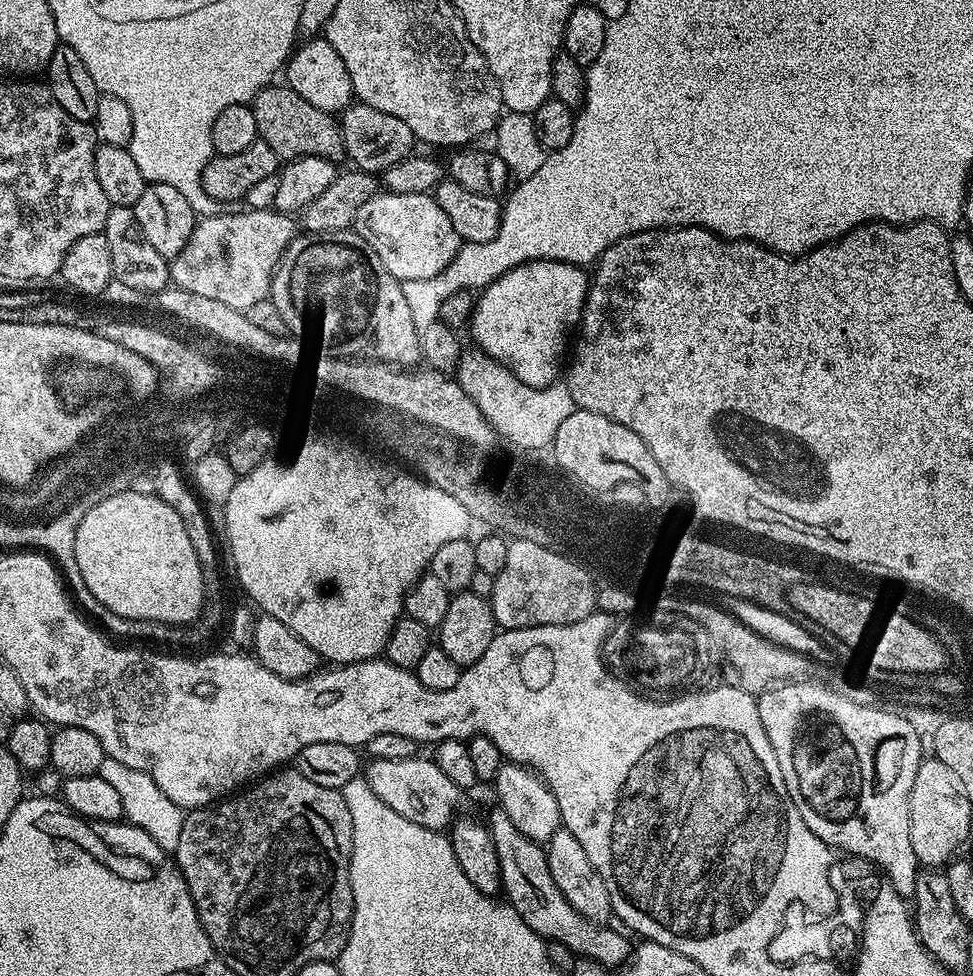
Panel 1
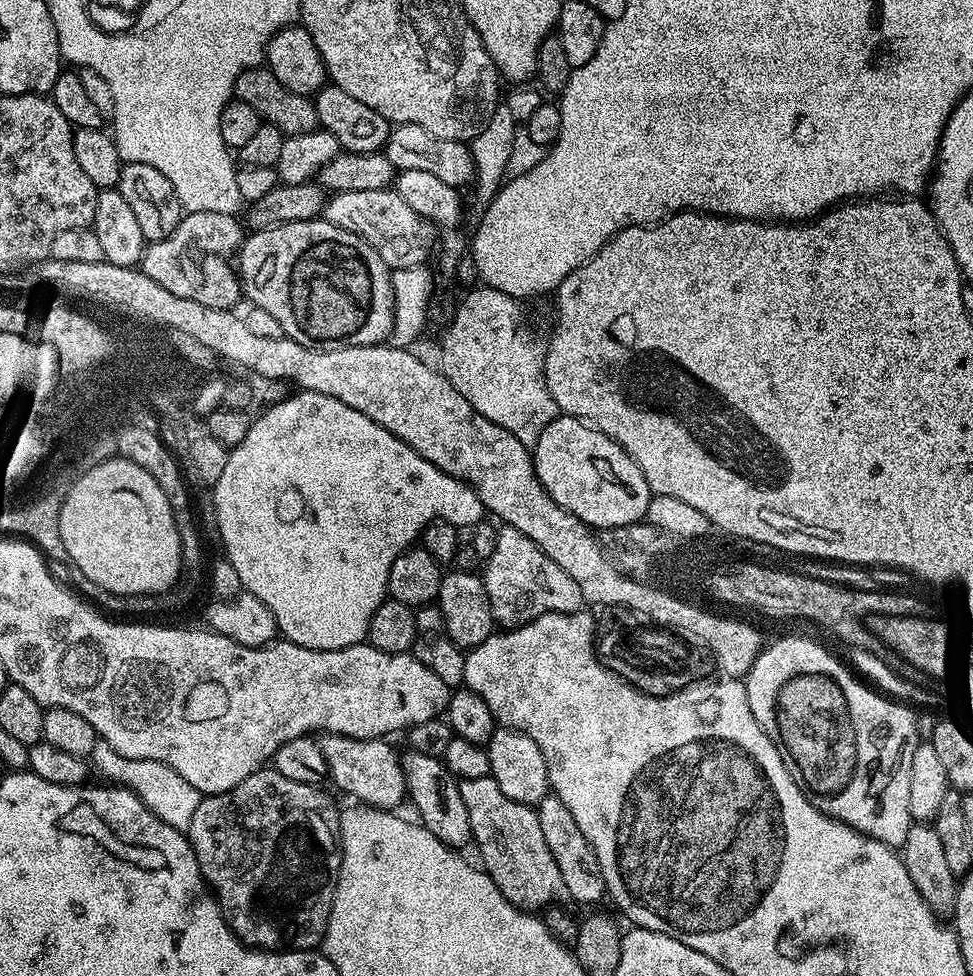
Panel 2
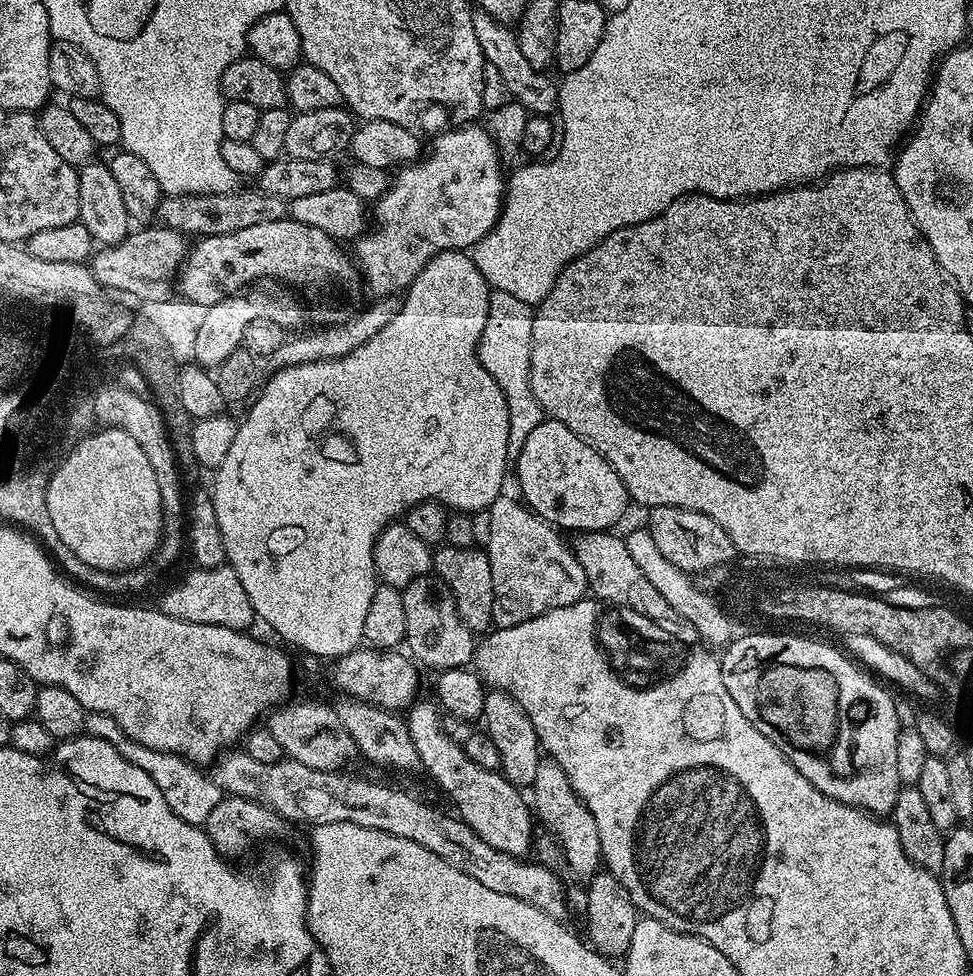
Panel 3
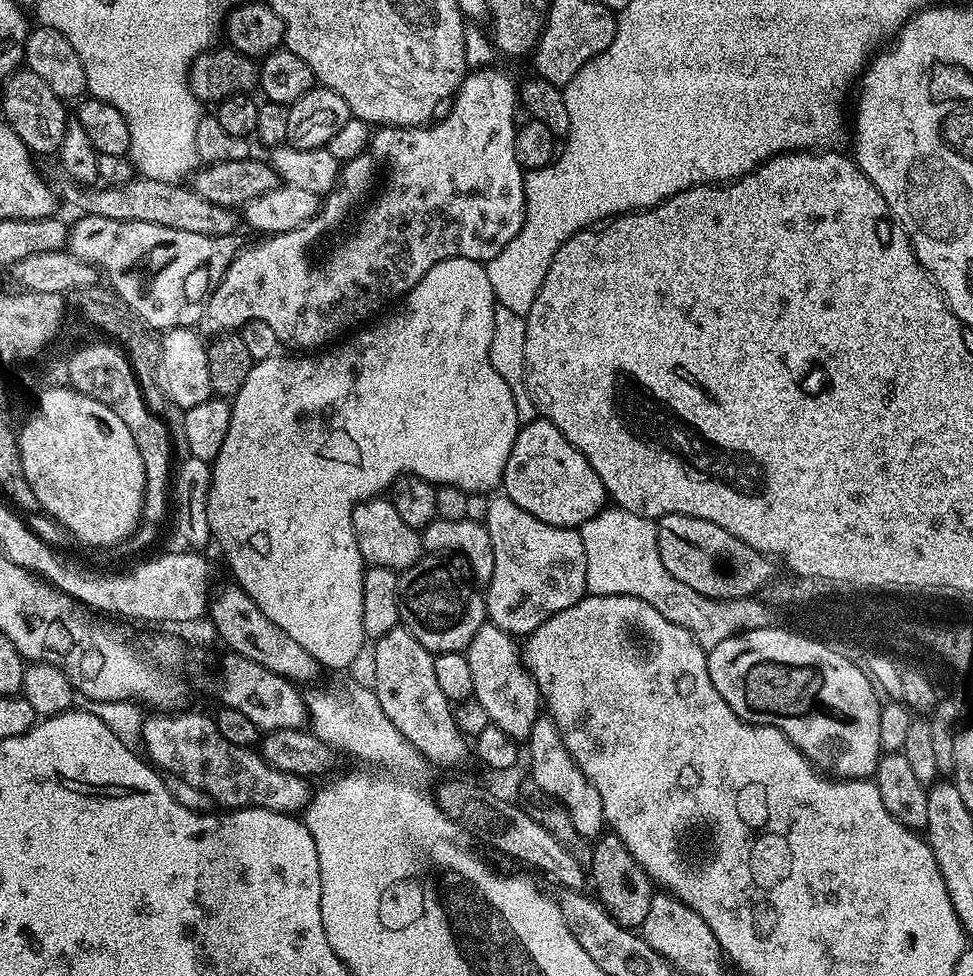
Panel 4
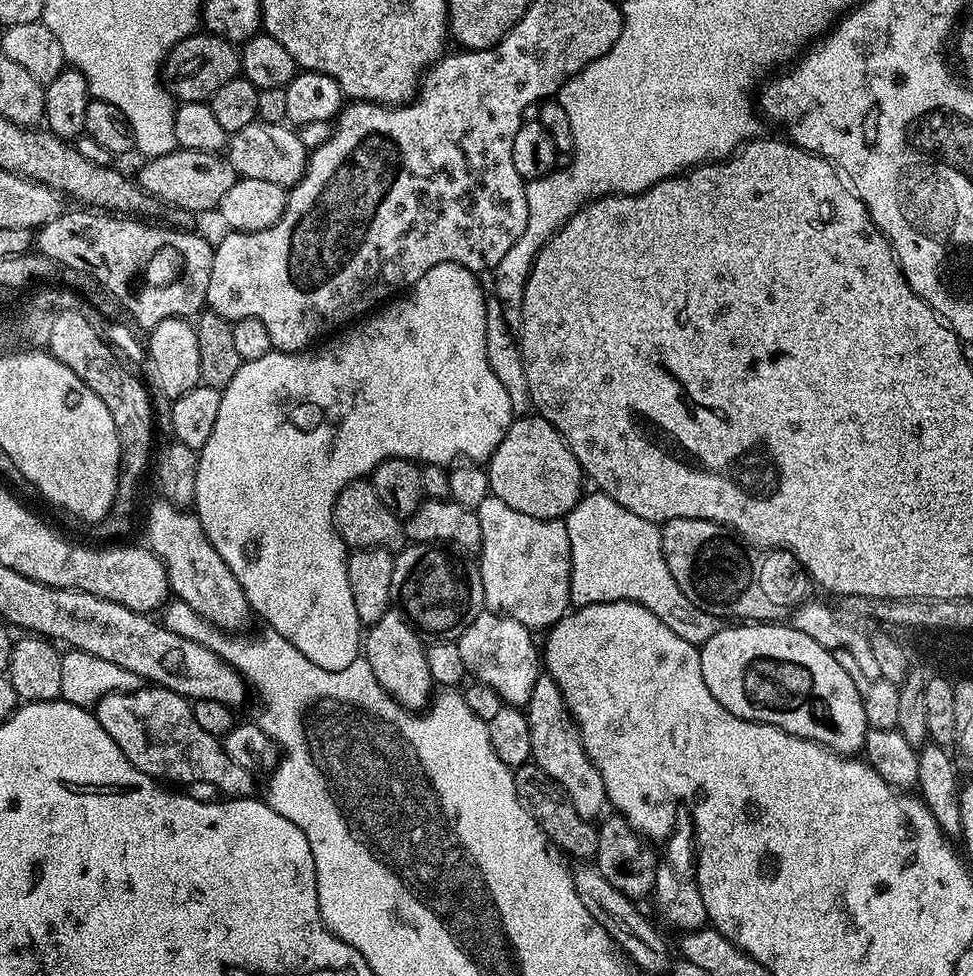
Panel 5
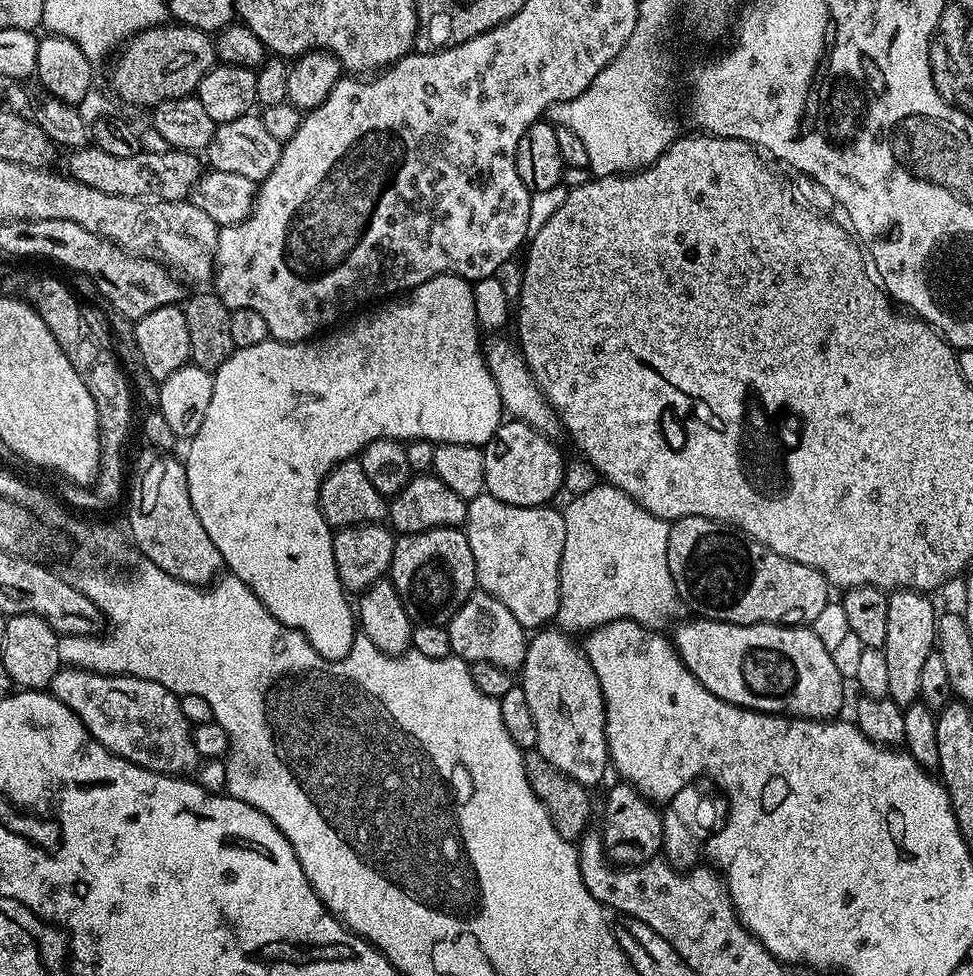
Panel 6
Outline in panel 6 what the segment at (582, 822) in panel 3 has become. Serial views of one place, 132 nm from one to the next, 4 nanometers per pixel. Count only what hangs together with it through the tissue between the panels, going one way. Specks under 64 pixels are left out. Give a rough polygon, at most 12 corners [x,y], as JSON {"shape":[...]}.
{"shape":[[567,631],[529,639],[535,751],[574,782],[610,765],[598,676]]}

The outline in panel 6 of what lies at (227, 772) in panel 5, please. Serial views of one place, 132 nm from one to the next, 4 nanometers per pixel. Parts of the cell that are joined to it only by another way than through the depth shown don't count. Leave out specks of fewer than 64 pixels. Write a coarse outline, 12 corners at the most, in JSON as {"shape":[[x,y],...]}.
{"shape":[[64,666],[51,695],[106,750],[195,770],[176,693]]}

